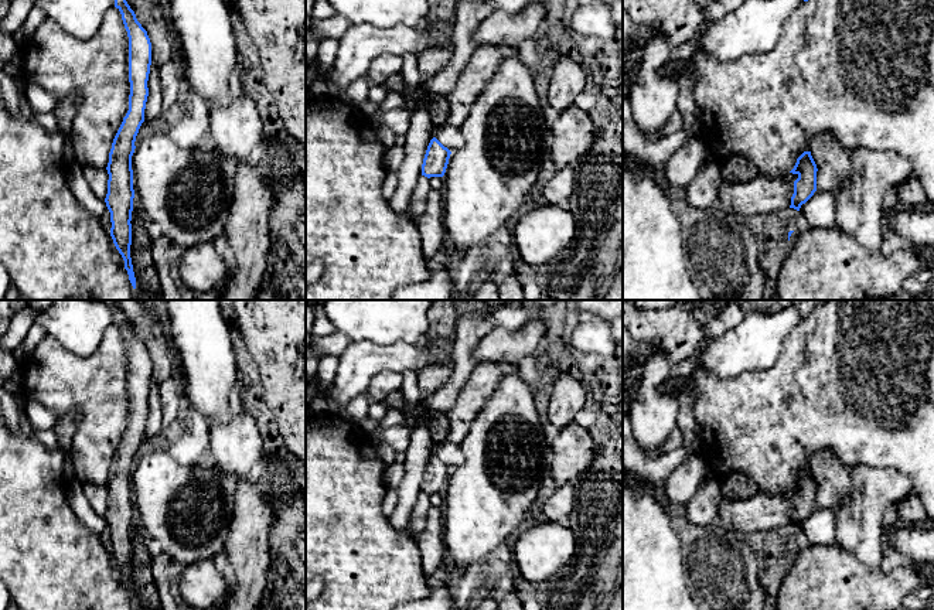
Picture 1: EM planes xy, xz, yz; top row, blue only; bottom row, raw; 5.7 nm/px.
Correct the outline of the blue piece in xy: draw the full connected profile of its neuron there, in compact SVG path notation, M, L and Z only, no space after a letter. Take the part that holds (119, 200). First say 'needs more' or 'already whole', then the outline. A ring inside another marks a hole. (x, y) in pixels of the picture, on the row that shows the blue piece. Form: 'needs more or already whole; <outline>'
already whole; M115 0L115 7L120 11L129 37L129 110L113 139L108 163L108 194L105 198L110 212L110 236L125 260L129 280L136 289L130 245L132 245L132 211L133 211L133 170L132 156L134 142L142 123L149 96L149 74L151 65L151 42L147 31L137 21L134 11L126 0Z

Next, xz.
already whole; M433 137L427 146L423 164L422 175L443 177L449 164L451 151L444 147L436 137Z

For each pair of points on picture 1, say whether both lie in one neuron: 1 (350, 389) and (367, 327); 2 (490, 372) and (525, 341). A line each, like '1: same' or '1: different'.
1: different
2: different

